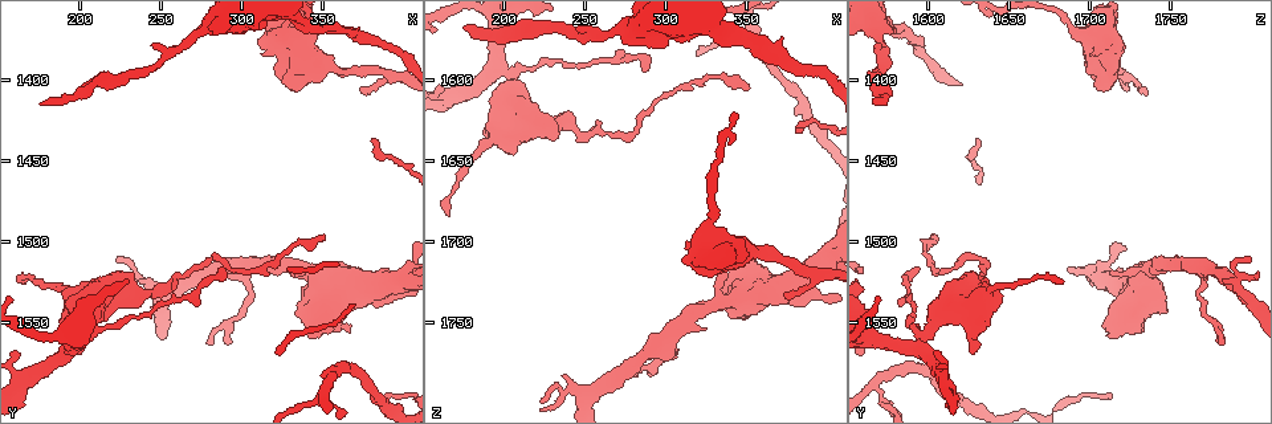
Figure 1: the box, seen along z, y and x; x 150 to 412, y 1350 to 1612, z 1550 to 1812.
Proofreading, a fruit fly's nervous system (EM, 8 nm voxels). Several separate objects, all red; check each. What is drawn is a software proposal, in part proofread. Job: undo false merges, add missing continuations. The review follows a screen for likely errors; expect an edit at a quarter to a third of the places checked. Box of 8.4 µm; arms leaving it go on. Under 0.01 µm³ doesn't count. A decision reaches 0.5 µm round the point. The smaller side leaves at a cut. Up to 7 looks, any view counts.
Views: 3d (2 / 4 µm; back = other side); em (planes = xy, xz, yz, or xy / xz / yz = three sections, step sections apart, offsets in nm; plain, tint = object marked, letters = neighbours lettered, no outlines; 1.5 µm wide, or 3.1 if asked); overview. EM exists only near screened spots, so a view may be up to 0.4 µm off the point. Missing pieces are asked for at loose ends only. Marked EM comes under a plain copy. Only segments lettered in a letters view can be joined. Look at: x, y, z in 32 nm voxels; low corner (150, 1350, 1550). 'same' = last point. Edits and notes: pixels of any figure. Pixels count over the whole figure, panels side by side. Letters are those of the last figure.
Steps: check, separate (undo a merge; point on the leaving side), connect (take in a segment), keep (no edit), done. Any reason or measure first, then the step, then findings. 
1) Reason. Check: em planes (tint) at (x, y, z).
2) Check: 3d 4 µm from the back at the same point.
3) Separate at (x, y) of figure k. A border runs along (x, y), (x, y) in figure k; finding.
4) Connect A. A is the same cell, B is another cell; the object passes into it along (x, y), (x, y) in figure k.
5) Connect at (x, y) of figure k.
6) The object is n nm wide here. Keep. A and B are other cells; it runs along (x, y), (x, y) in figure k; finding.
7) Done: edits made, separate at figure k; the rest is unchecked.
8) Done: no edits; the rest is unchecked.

Small branch off a trunk. Check: 3d 4 µm at (200, 1562, 1594).

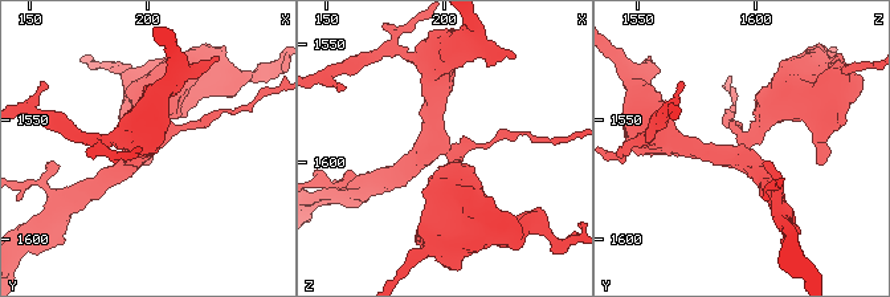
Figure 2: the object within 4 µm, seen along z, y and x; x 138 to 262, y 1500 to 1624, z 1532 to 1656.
4 arms meet here; need the tissue. Check: em planes (letters) at (200, 1563, 1592).

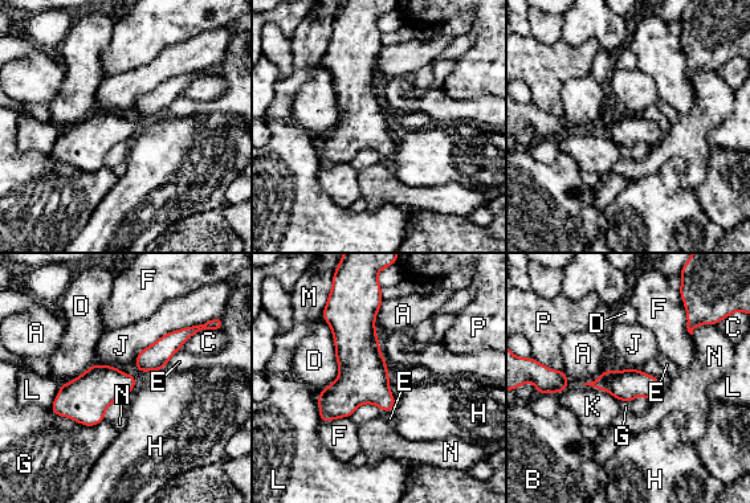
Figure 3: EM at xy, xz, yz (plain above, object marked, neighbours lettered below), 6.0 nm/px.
The longest contact is with D, 480 nm. Keep. A, B, C, D, E, F, G, H, J, K, L, M, N and P are other cells; continuous, no second neuron.

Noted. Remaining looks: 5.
Sudden change in width. Check: 3d 4 µm at (184, 1528, 1644).

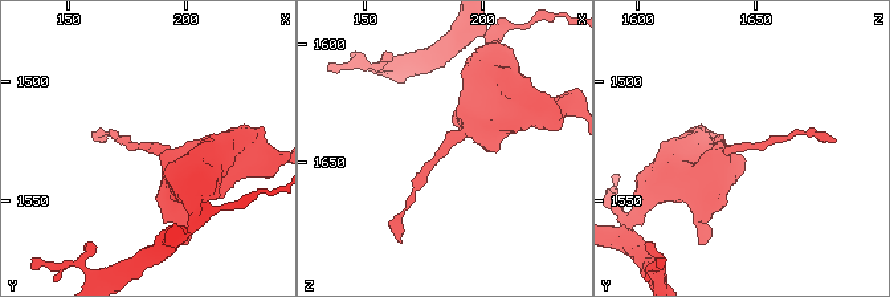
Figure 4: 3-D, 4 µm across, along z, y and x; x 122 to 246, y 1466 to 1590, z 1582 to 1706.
Check: em xy step 4 (letters) at (184, 1528, 1644).

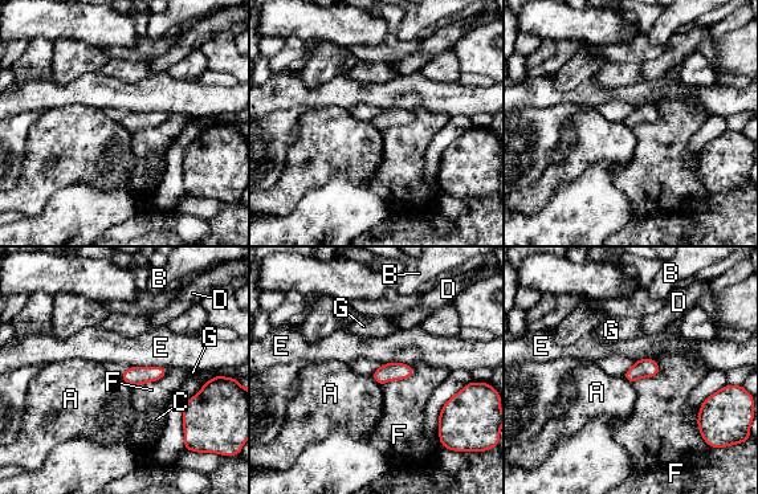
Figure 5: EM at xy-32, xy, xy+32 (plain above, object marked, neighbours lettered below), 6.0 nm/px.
Keep. A, B, C, D, E, F and G are other cells; all the same neuron.

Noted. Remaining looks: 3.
Long arm stops here. Check: 3d 4 µm at (352, 1496, 1606).

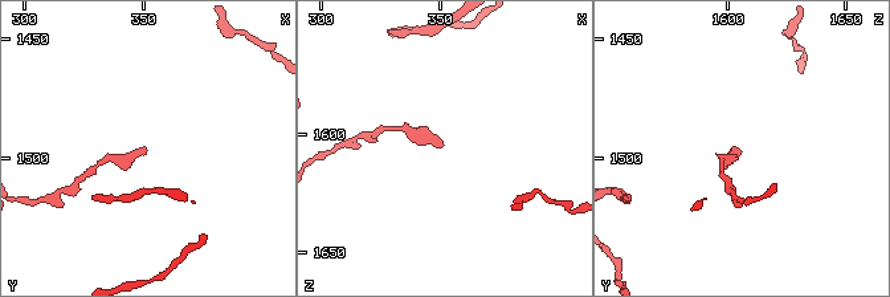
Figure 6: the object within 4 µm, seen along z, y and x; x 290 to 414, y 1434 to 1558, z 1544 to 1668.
Check: em planes (letters) at (352, 1497, 1604).

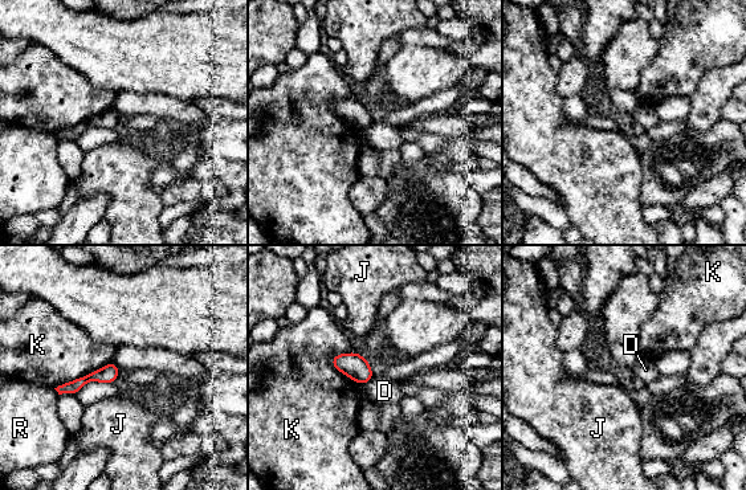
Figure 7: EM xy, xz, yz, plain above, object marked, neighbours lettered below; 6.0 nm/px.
The object is 110 nm wide here. Keep. D, J, K and R are other cells; it runs along (114, 368), (61, 390) in figure 7; none of them fits.

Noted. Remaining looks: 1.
Done: no edits; the rest is unchecked.

